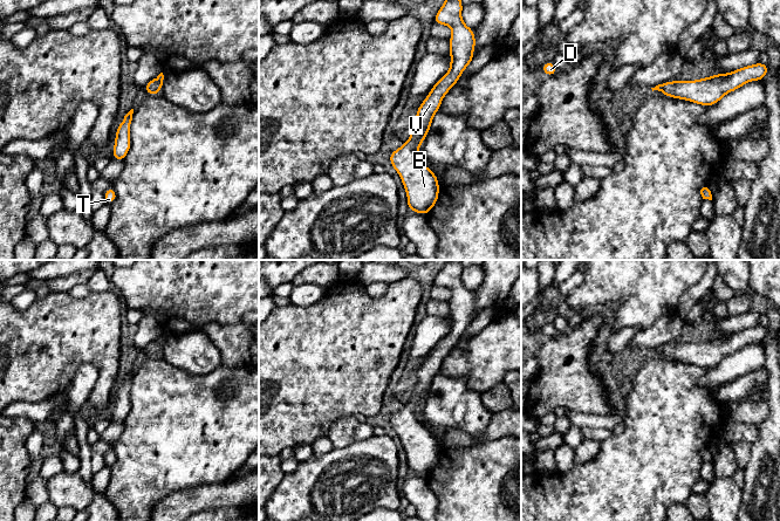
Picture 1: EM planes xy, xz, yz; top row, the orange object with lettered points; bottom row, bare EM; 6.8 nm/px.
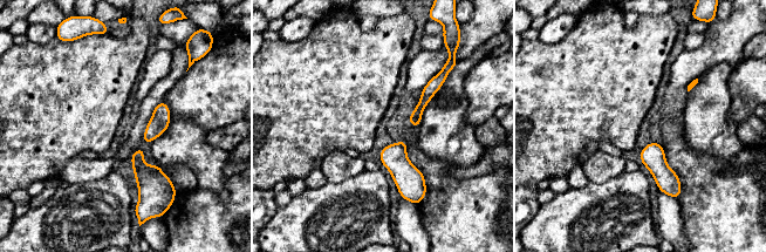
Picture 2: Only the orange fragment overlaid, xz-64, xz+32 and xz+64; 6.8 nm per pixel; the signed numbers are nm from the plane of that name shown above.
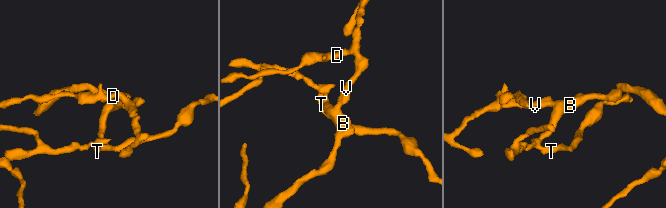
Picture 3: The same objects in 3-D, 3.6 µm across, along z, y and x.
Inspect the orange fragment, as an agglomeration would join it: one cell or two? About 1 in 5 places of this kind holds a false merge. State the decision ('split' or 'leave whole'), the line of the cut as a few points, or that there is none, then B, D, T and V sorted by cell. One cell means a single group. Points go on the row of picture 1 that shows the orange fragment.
leave whole; no cut; B D T V

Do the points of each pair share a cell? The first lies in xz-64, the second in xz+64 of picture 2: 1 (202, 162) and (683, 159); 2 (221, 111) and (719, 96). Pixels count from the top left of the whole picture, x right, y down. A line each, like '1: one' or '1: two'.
1: two
2: two

